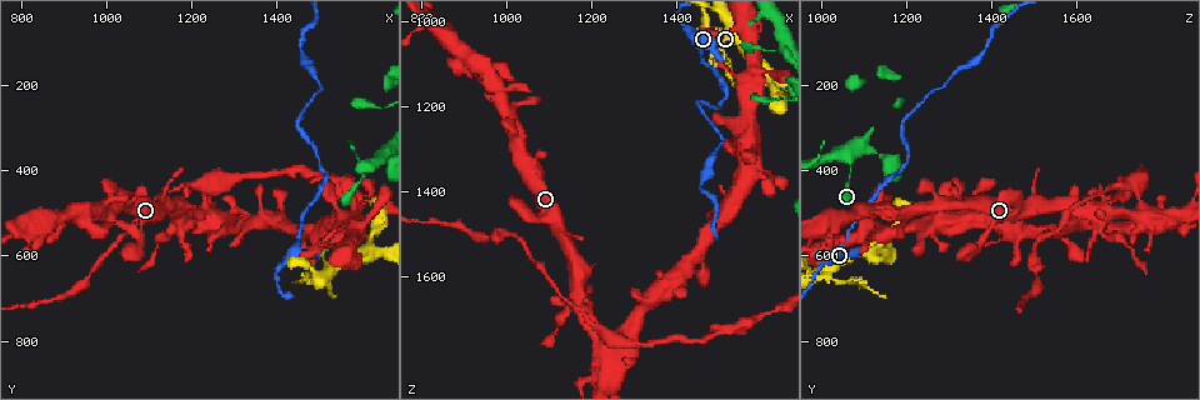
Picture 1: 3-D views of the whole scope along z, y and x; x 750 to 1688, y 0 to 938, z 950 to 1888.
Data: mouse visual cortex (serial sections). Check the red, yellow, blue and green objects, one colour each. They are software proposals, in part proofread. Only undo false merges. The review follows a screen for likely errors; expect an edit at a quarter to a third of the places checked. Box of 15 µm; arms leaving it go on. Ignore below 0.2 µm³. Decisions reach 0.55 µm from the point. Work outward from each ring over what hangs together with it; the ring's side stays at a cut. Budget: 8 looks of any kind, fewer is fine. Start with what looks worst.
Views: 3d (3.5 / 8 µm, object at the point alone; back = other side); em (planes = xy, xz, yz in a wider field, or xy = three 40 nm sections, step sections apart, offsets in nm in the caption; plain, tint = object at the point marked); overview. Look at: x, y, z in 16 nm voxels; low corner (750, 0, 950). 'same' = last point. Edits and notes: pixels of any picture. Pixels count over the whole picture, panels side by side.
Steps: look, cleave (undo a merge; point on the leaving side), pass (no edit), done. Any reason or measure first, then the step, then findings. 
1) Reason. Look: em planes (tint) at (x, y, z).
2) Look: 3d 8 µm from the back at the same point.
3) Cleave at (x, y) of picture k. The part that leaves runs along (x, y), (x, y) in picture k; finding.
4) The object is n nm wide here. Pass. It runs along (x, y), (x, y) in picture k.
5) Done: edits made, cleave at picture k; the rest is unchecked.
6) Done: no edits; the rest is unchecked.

Three-way junction. Look: 3d 3.5 µm at (1225, 445, 1735).

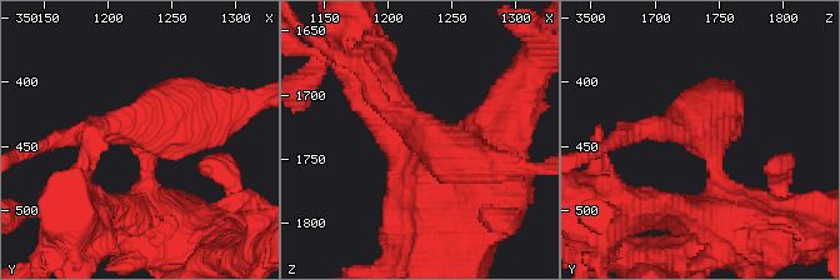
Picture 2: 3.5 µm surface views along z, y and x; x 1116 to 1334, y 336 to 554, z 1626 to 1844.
3 arms meet here; the arms are 250, 350, 600 nm wide; shape alone is not enough. Look: em xy step 2 (tint) at (1232, 442, 1740).

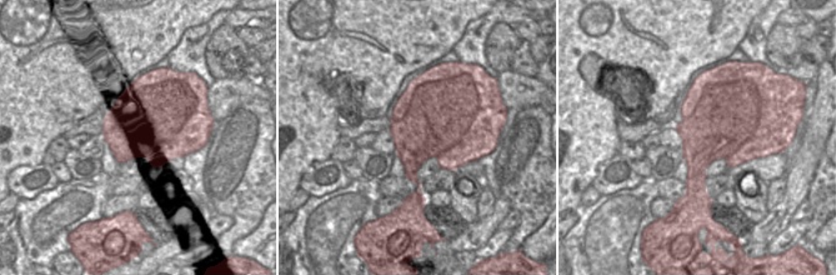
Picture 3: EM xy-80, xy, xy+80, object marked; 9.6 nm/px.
Another direction. Look: em xy step 5 (tint) at the same point.

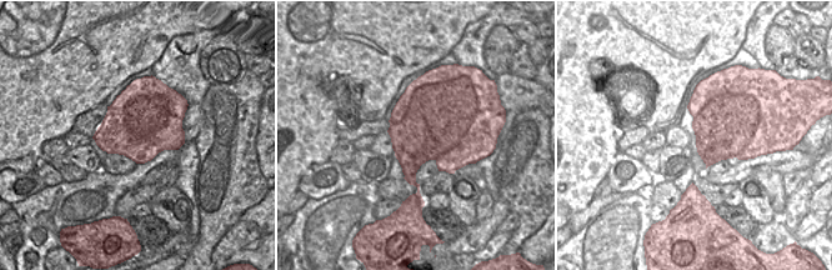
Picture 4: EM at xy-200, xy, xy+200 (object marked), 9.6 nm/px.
Cleave at (238, 105) of picture 2. A second cell is stuck on.

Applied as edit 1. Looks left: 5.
Look: overview.

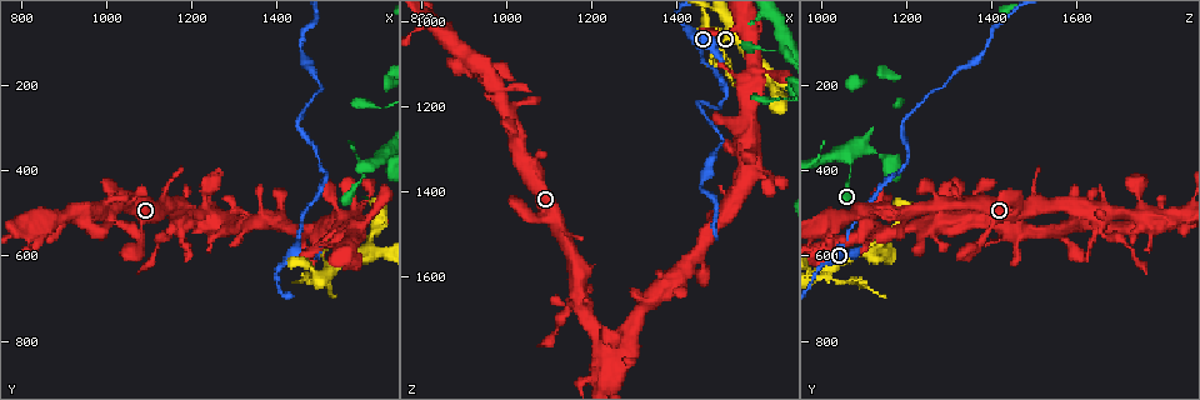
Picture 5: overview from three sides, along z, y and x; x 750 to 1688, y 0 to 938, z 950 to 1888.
Abrupt turn. Look: 3d 3.5 µm from the back at (1465, 640, 1015).

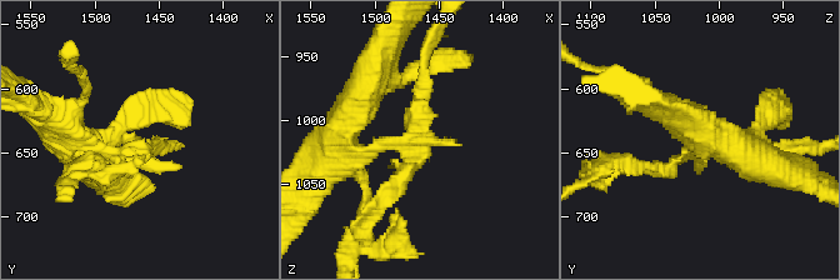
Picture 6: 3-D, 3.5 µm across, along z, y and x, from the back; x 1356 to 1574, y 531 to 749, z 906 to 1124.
Look: em xy step 3 (tint) at (1470, 646, 1010).

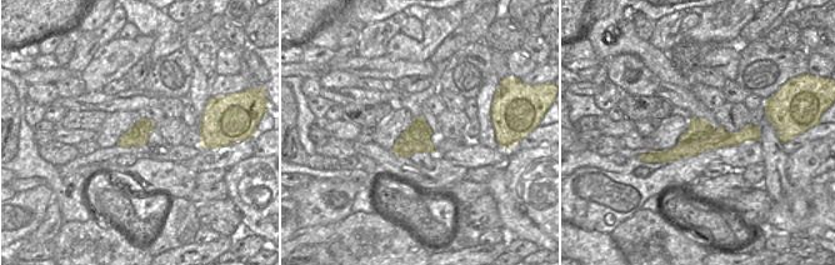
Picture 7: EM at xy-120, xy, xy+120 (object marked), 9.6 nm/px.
Cleave at (395, 188) of picture 6. The part that leaves runs along (408, 150), (408, 173), (354, 230) in picture 6; a second cell is stuck on.

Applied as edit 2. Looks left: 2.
Look: 3d 3.5 µm at (1445, 295, 1185).

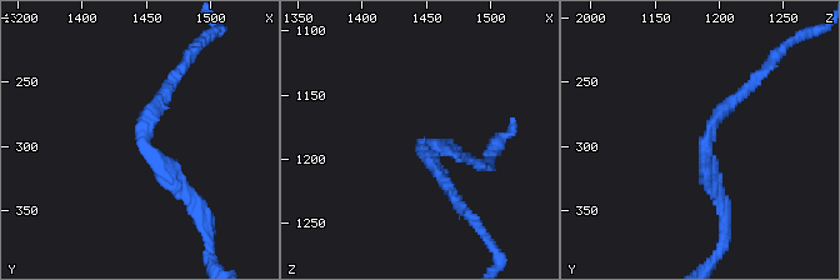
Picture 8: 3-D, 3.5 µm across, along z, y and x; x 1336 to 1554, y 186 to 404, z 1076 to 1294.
The arms are 150, 150 nm wide. Look: em xy step 1 (tint) at (1446, 290, 1190).

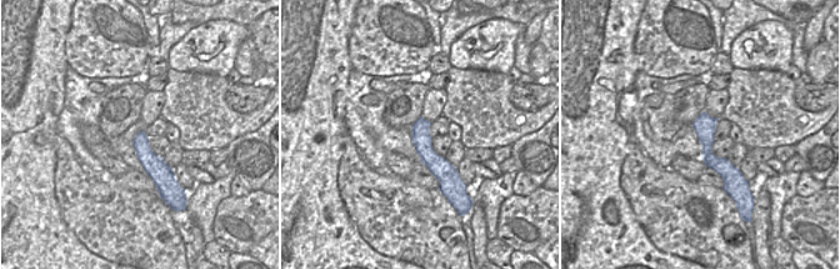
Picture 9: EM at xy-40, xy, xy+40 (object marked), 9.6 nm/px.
Pass. It runs along (703, 116), (706, 153), (733, 179) in picture 9; all the same cell.

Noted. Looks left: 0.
Done: edits made, cleave at picture 2, cleave at picture 6; the rest is unchecked.

